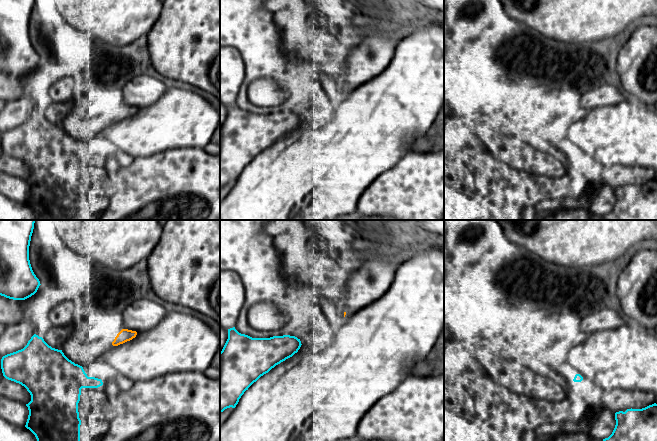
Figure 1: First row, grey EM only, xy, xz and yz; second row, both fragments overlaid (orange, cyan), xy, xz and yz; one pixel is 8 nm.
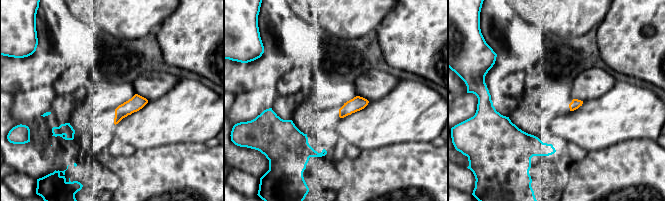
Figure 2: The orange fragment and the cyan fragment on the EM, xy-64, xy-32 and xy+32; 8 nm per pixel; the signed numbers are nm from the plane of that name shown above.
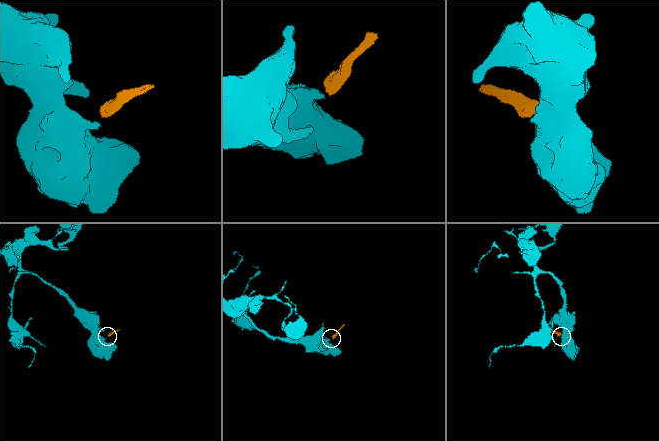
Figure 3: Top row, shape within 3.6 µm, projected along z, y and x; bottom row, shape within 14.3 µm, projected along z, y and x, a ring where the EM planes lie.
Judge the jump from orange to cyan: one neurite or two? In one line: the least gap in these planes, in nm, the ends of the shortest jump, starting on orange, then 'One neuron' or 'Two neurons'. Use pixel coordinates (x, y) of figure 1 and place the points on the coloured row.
Distance 300 nm. Across: xy (113, 345), (100, 379). Two neurons

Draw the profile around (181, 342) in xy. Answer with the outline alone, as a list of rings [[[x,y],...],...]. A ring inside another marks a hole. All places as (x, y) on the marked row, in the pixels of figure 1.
[[[169,312],[153,328],[138,332],[132,340],[111,348],[104,360],[134,382],[146,381],[174,372],[204,373],[219,346],[220,338],[205,322],[191,314]]]

